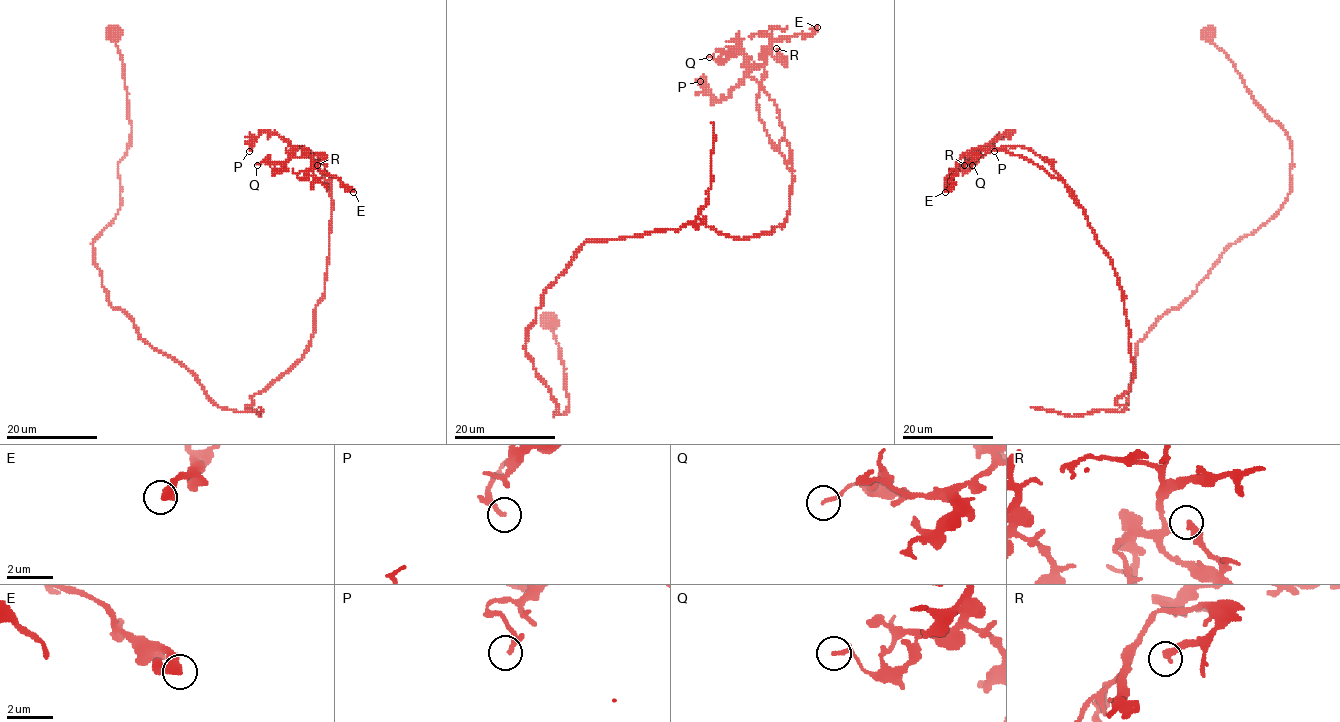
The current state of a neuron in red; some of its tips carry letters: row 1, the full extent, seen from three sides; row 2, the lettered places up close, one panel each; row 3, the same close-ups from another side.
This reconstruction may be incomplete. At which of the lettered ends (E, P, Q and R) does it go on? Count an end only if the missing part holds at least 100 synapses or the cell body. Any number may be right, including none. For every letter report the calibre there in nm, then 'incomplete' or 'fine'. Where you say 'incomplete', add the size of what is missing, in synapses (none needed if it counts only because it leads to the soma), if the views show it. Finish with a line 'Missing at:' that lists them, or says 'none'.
E: 360 nm | fine
P: 160 nm | fine
Q: 150 nm | fine
R: 280 nm | fine
Missing at: none

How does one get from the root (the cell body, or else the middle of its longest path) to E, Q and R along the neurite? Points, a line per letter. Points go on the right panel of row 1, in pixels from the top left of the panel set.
E: (1209, 30), (1288, 137), (1290, 192), (1138, 342), (1122, 412), (1122, 288), (1065, 185), (978, 148), (945, 192)
Q: (1209, 30), (1288, 137), (1290, 192), (1138, 342), (1122, 412), (1123, 294), (1086, 212), (1019, 155), (972, 165)
R: (1209, 30), (1288, 137), (1290, 192), (1138, 342), (1122, 412), (1123, 294), (1086, 212), (1019, 155), (964, 165)

